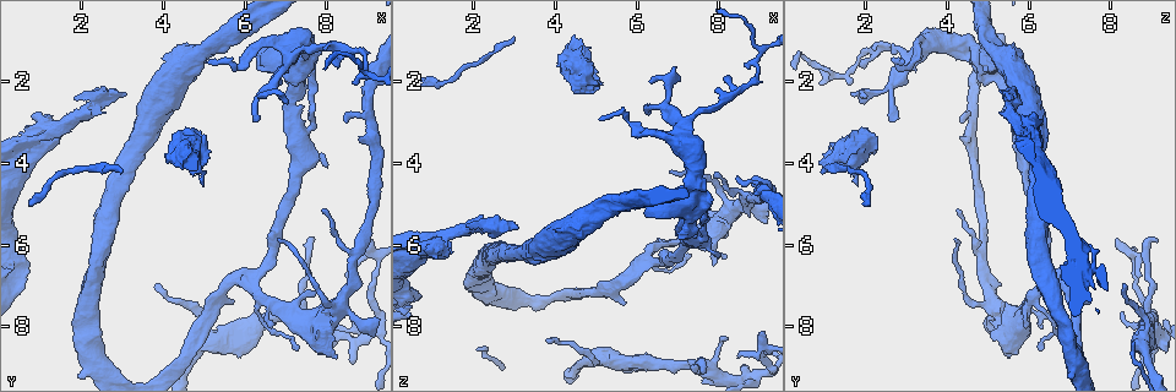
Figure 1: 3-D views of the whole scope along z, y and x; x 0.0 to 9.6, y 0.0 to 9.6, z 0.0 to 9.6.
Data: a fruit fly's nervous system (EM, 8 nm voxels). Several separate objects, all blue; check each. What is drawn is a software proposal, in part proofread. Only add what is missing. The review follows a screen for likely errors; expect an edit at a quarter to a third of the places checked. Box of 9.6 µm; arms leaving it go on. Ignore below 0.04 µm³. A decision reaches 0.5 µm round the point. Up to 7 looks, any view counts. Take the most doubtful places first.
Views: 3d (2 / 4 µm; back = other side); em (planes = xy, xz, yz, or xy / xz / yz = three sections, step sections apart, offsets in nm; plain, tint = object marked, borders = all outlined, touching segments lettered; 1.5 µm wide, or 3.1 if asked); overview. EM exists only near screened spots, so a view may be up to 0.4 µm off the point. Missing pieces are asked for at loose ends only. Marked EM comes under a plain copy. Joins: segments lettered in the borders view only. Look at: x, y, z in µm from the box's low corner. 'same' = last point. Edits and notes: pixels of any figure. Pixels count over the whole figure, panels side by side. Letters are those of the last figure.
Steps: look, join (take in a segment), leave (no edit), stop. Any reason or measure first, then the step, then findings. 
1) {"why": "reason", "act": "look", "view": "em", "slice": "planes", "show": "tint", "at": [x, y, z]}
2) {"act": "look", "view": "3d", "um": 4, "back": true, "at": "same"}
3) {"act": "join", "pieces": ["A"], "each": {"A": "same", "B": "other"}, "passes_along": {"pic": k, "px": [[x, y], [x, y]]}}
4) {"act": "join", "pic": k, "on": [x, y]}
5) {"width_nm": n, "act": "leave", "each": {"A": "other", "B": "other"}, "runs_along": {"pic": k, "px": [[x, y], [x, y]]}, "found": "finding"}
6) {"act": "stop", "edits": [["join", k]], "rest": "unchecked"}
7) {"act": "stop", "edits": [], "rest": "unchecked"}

{"why": "branch stops here", "act": "look", "view": "3d", "um": 2, "at": [8.00, 4.10, 6.30]}

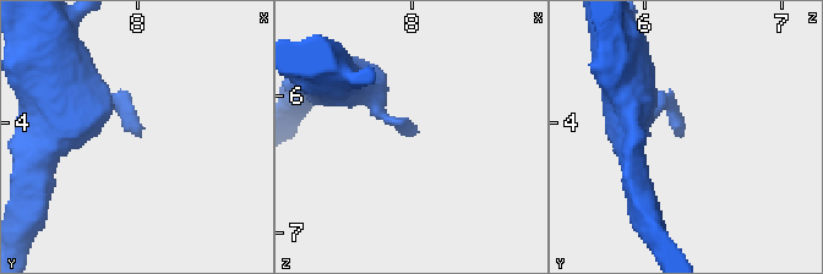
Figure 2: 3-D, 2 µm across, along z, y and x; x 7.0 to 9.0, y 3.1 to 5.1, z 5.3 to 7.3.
{"why": "shape alone is not enough", "act": "look", "view": "em", "slice": "planes", "show": "borders", "at": [8.04, 4.08, 6.24]}

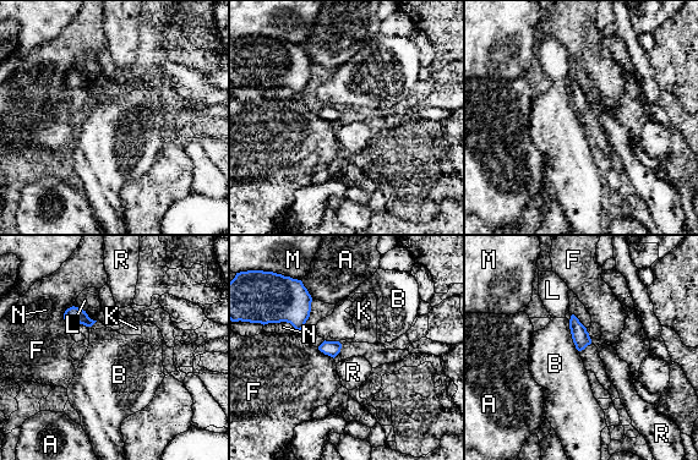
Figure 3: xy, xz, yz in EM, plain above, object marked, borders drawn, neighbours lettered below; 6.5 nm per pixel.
{"act": "leave", "each": {"A": "other", "B": "other", "F": "other", "K": "other", "L": "other", "M": "other", "N": "other", "R": "other"}, "border": {"pic": 3, "px": [[568, 321], [571, 338], [578, 351]]}, "found": "no lettered segment goes on from it"}

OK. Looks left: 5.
{"why": "an open end", "act": "look", "view": "em", "slice": "planes", "show": "borders", "at": [8.65, 8.90, 9.10]}

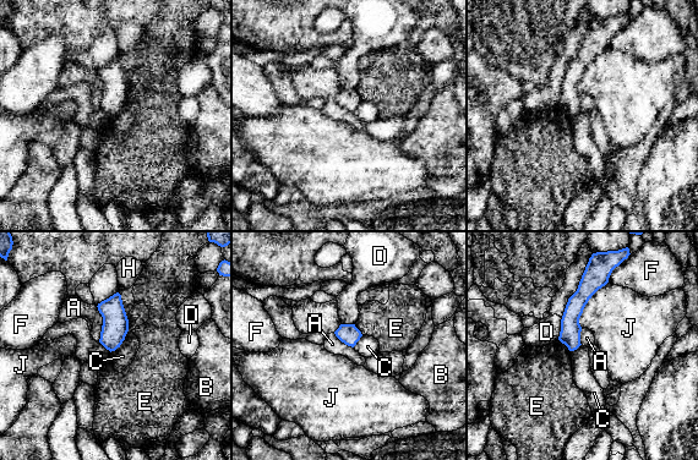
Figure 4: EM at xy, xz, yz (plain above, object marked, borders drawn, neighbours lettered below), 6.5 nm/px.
{"width_nm": 140, "act": "leave", "each": {"A": "other", "B": "other", "C": "other", "D": "other", "E": "other", "F": "other", "H": "other", "J": "other"}, "runs_along": {"pic": 4, "px": [[603, 278], [574, 306], [571, 346]]}, "found": "no lettered segment goes on from it"}

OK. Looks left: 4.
{"why": "an open end", "act": "look", "view": "3d", "um": 4, "at": [9.10, 5.90, 8.20]}

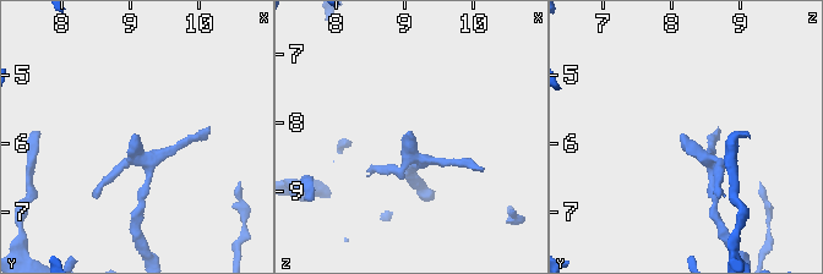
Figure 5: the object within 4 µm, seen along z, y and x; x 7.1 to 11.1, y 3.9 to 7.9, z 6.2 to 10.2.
{"act": "look", "view": "em", "slice": "planes", "show": "borders", "at": [9.00, 5.90, 8.15]}

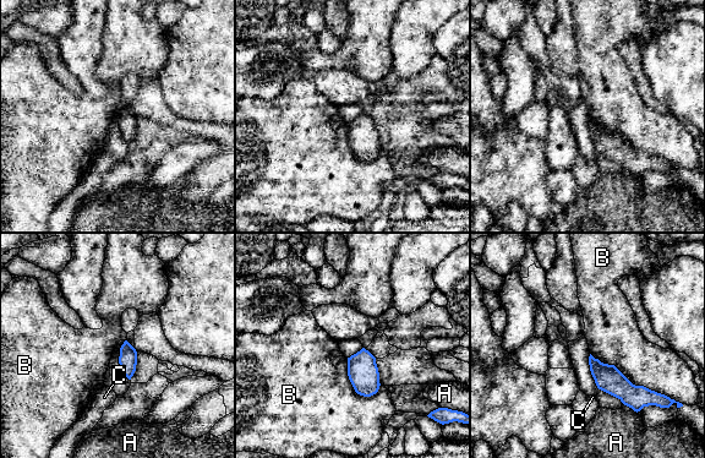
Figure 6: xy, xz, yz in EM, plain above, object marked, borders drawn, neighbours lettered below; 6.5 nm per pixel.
{"width_nm": 120, "act": "leave", "each": {"A": "other", "B": "other", "C": "other"}, "border": {"pic": 6, "px": [[590, 353], [661, 394]]}, "found": "none of them fits"}

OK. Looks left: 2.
{"act": "stop", "edits": [], "rest": "unchecked"}

